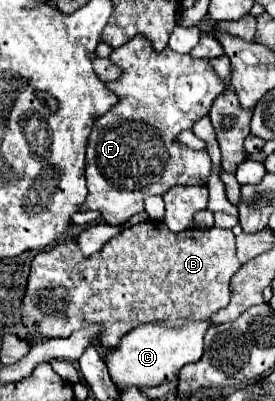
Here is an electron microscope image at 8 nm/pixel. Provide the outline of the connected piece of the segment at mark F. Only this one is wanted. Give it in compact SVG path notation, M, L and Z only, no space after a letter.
M142 36L130 40L128 44L114 48L110 58L116 66L122 66L122 76L116 82L108 82L108 88L114 90L120 100L104 116L100 116L90 132L86 146L86 180L88 180L88 198L84 210L100 210L104 220L112 226L124 224L134 214L144 210L144 198L154 194L164 194L172 184L206 184L210 172L210 160L204 150L190 150L176 142L176 136L184 128L192 128L202 114L210 112L210 106L218 94L226 90L228 84L220 84L208 68L208 60L192 58L190 54L178 54L170 48L156 54L148 48Z

